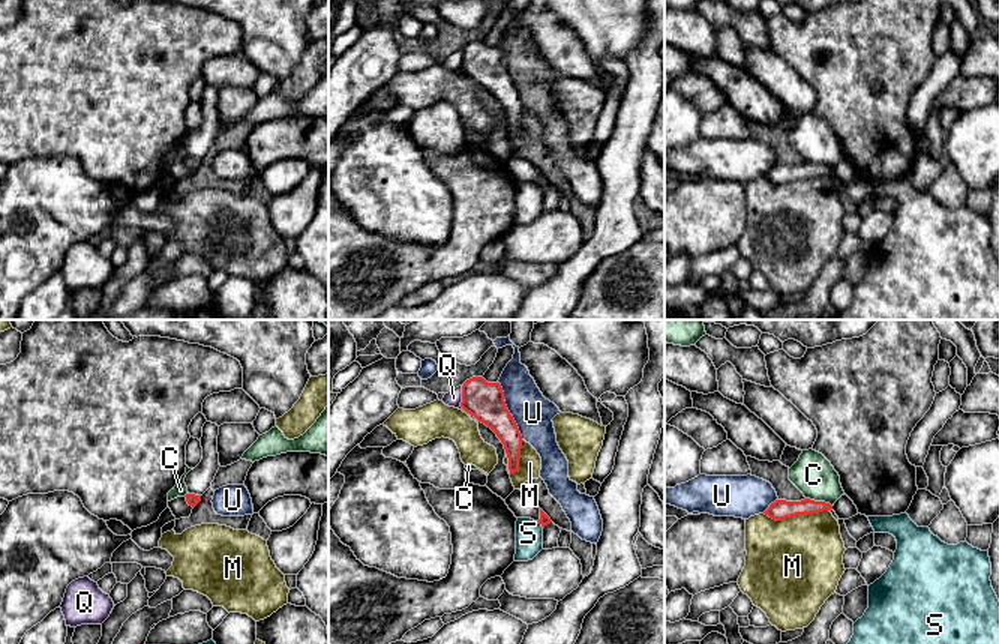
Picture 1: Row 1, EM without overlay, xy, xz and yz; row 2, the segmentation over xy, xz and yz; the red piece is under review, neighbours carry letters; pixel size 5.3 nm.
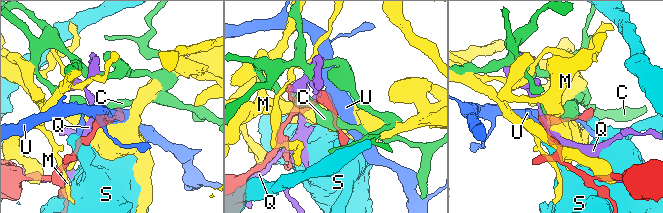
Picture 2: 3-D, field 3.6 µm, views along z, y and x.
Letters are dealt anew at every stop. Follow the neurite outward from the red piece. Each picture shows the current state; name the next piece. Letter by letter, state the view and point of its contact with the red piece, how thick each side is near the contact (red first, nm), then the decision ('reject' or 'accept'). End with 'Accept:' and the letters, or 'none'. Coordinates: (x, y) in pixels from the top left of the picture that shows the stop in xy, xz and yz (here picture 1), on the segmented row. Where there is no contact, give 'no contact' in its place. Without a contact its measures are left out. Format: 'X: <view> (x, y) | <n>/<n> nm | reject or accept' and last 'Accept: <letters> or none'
C: yz (819, 502) | 110/220 nm | reject
M: yz (795, 515) | 110/480 nm | reject
Q: xz (462, 397) | 200/90 nm | reject
S: xz (540, 523) | 60/140 nm | reject
U: xz (509, 412) | 200/220 nm | reject
Accept: none

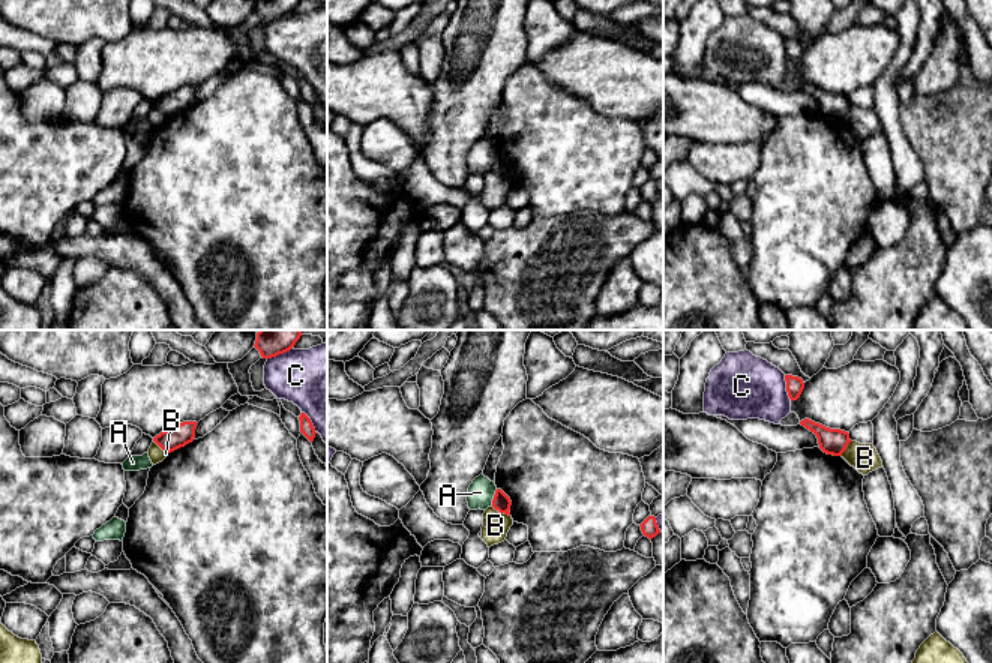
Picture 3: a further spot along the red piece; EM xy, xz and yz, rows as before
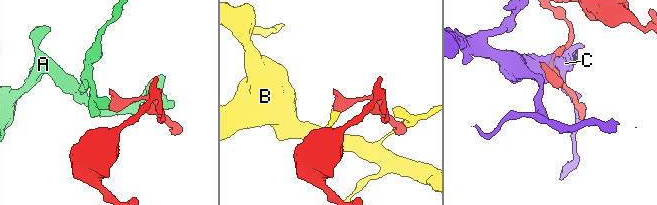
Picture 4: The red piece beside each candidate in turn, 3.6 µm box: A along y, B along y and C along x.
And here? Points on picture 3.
A: xz (494, 497) | 90/140 nm | reject
B: xz (500, 512) | 90/140 nm | reject
C: yz (787, 387) | 100/360 nm | reject
Accept: none

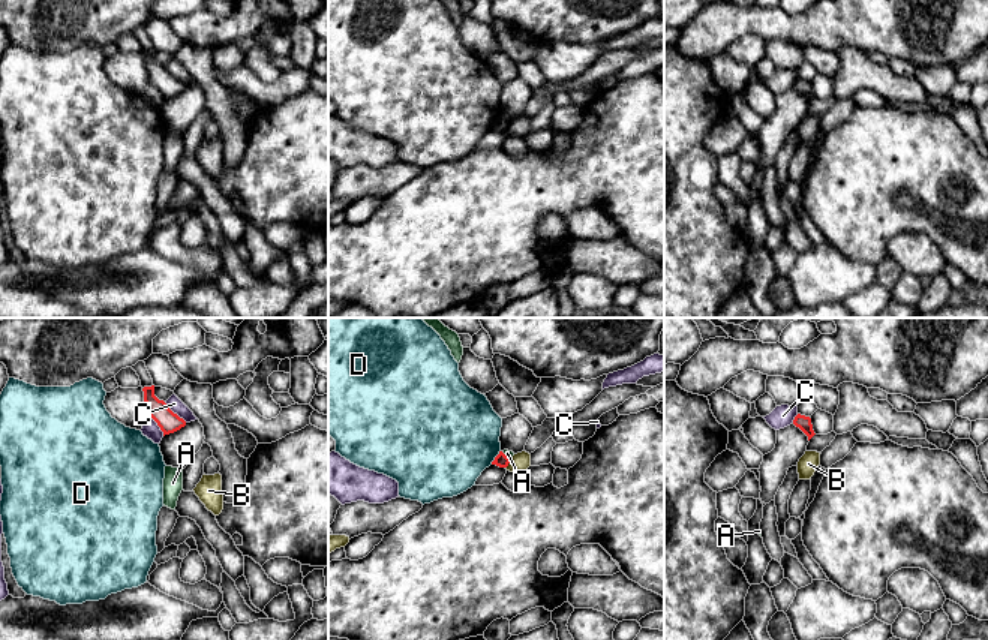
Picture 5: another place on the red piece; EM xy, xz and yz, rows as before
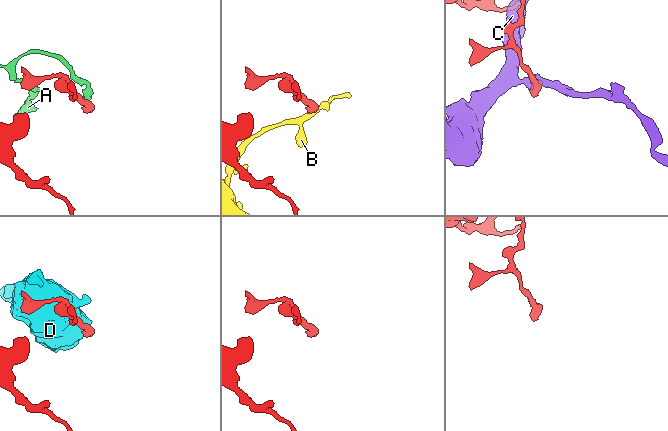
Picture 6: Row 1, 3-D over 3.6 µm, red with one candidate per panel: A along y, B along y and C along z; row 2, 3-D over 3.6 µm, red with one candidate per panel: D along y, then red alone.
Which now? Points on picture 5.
A: xz (504, 454) | 70/40 nm | reject
B: xz (507, 465) | 70/100 nm | reject
C: xy (176, 414) | 120/80 nm | reject
D: xz (495, 457) | 70/480 nm | reject
Accept: none

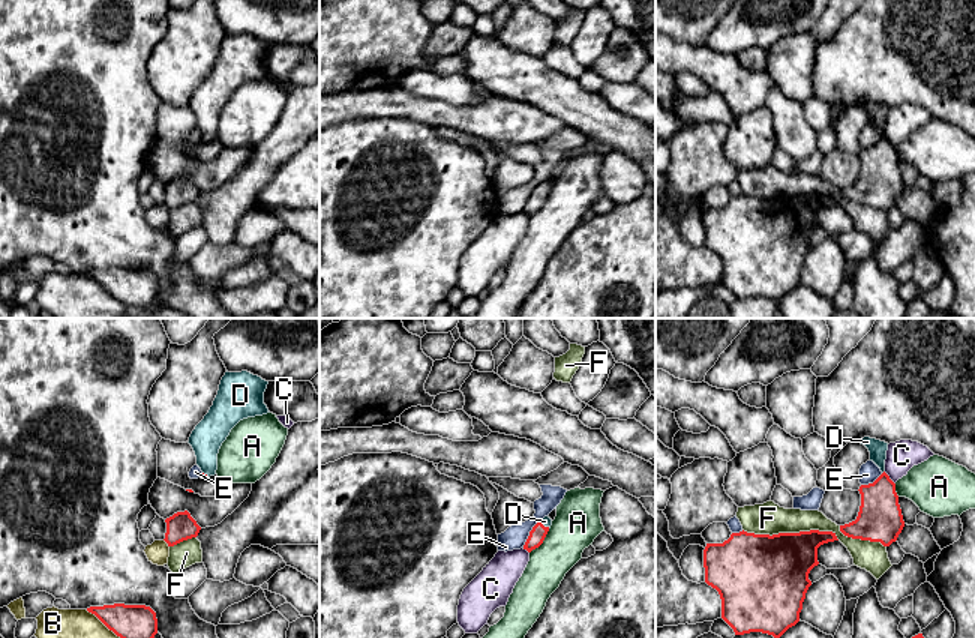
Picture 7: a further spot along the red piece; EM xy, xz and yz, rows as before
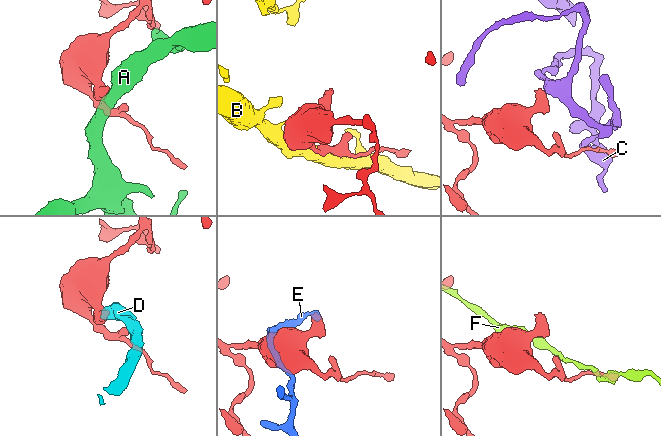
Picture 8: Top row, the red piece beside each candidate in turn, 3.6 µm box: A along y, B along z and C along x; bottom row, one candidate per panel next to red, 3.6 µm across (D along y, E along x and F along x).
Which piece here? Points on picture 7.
A: xz (542, 542) | 90/240 nm | reject
B: xy (104, 623) | 180/160 nm | reject
C: yz (888, 478) | 240/160 nm | reject
D: xz (543, 526) | 90/60 nm | accept
E: xz (530, 533) | 90/120 nm | reject
F: yz (791, 533) | 420/170 nm | reject
Accept: D

